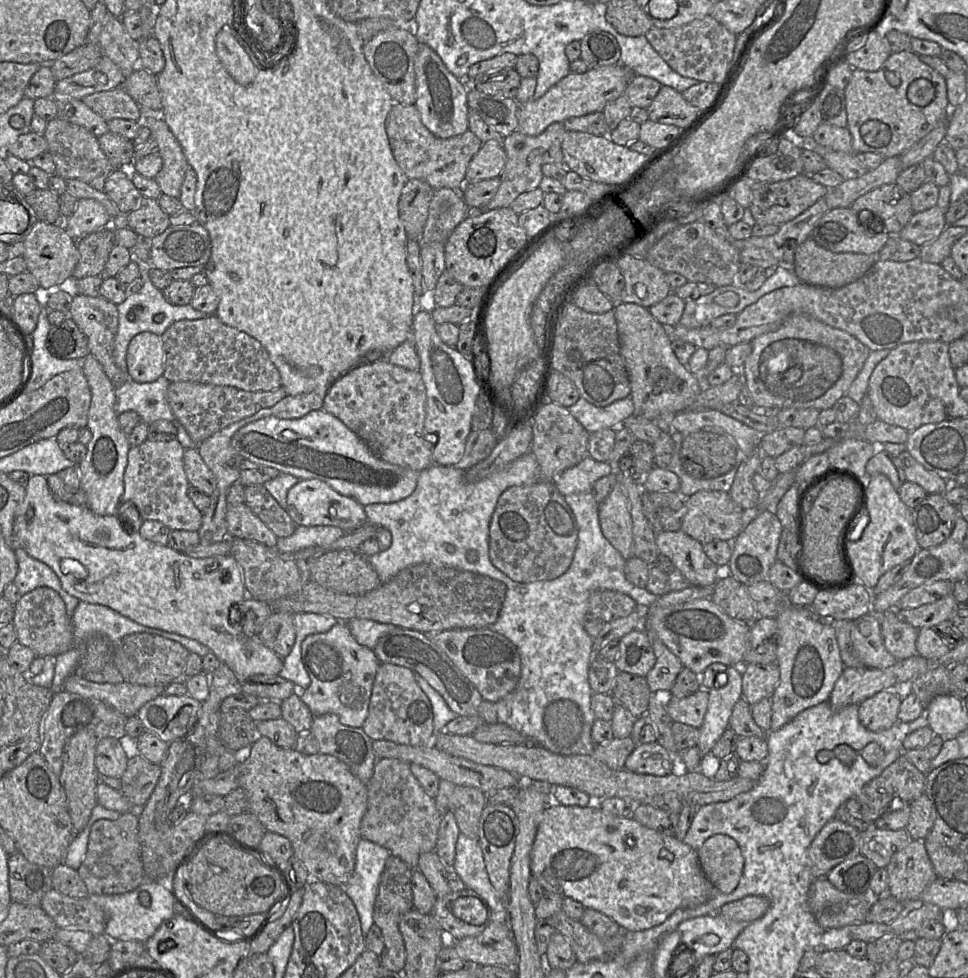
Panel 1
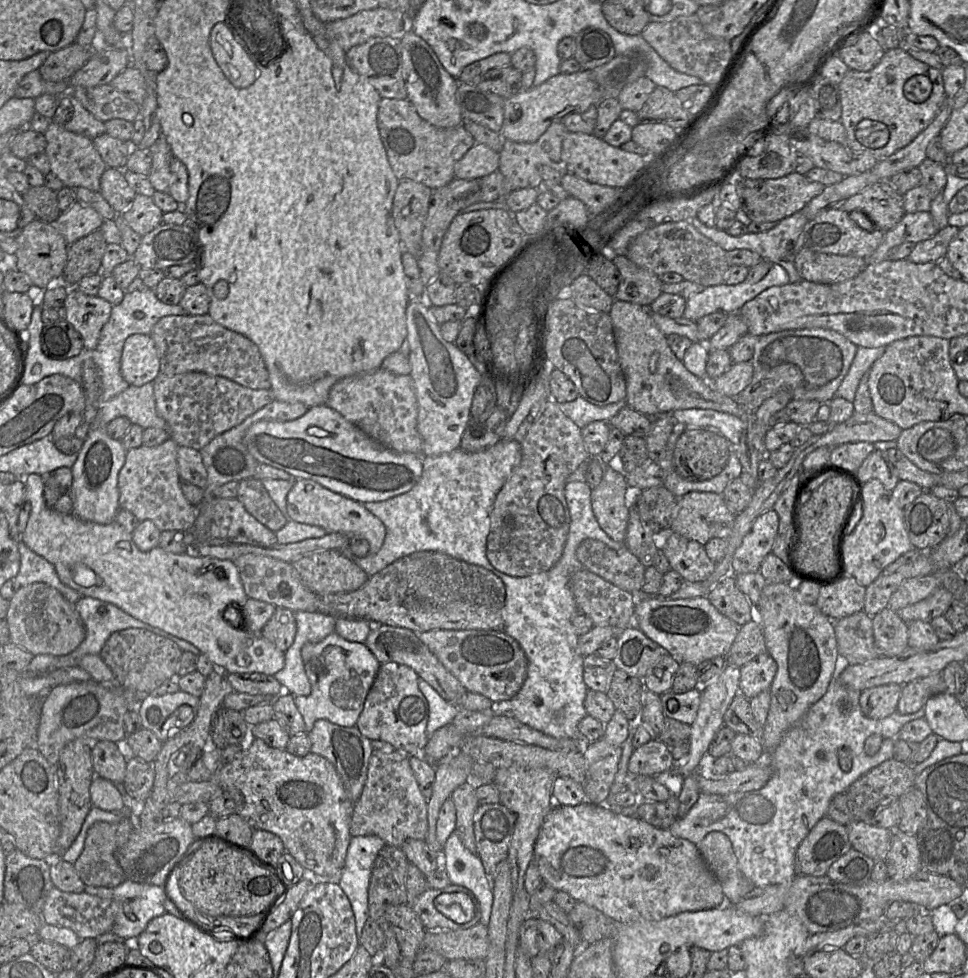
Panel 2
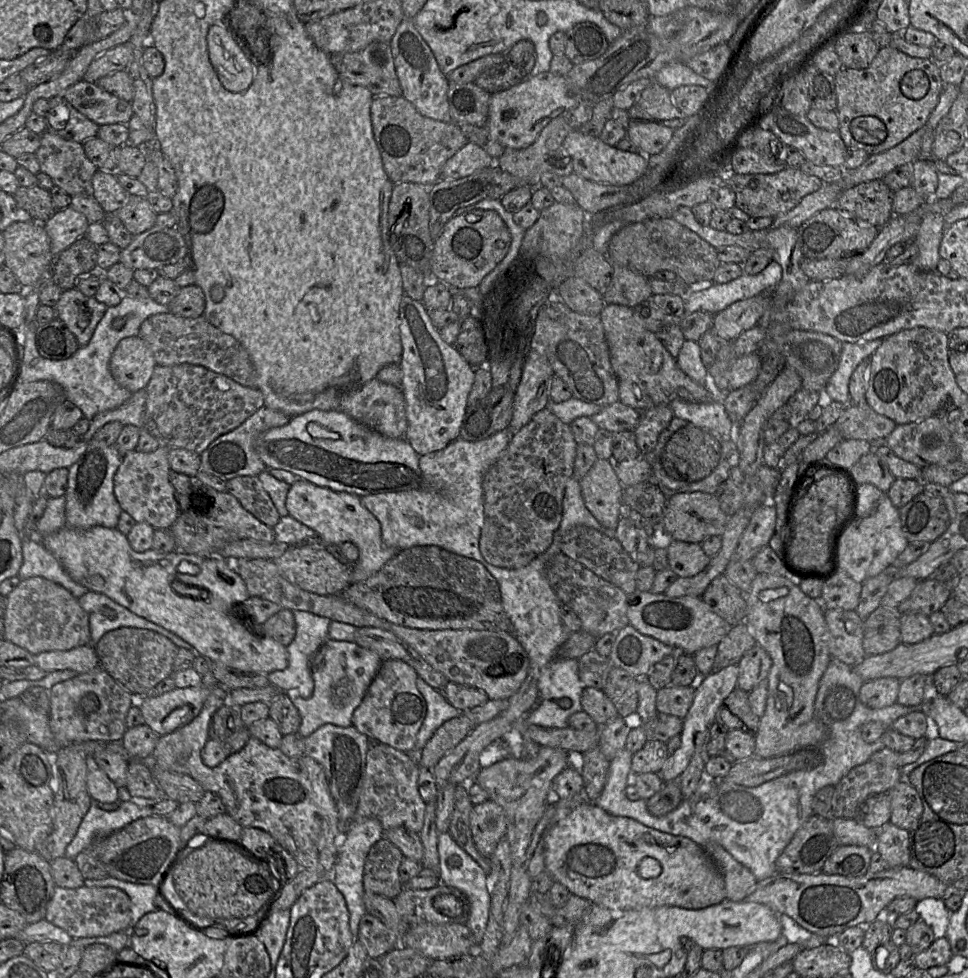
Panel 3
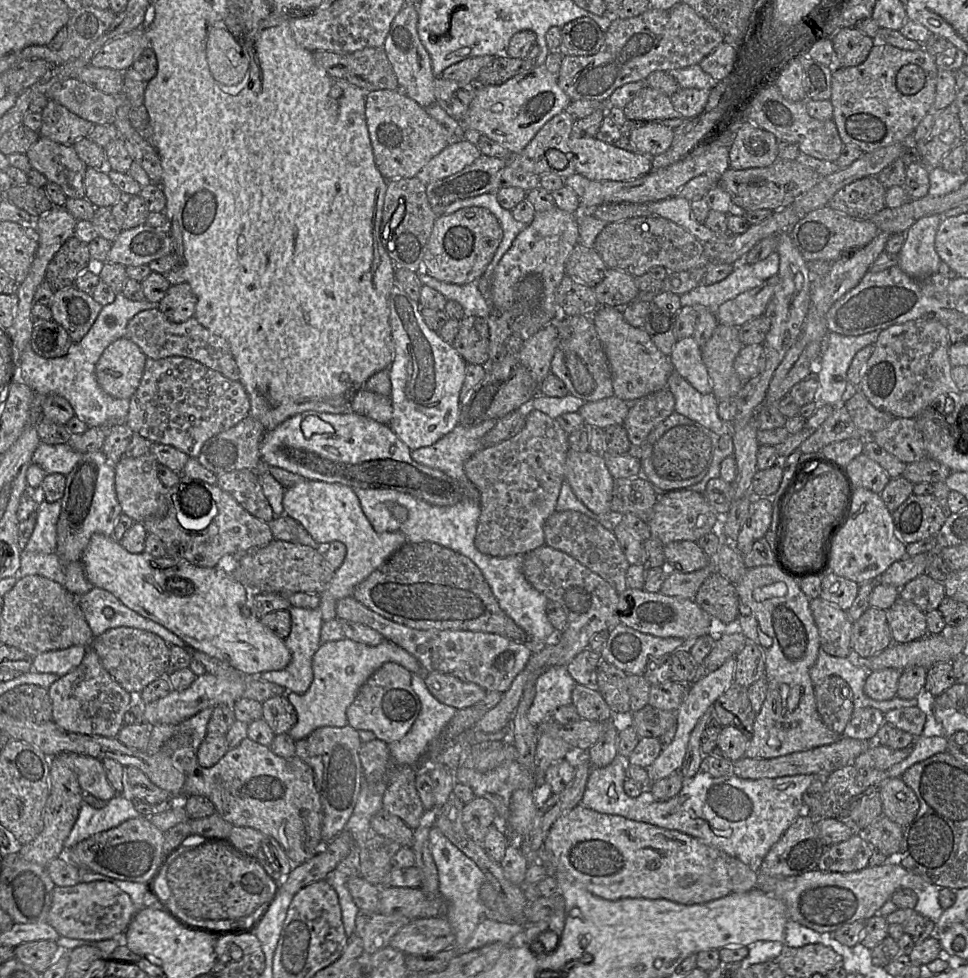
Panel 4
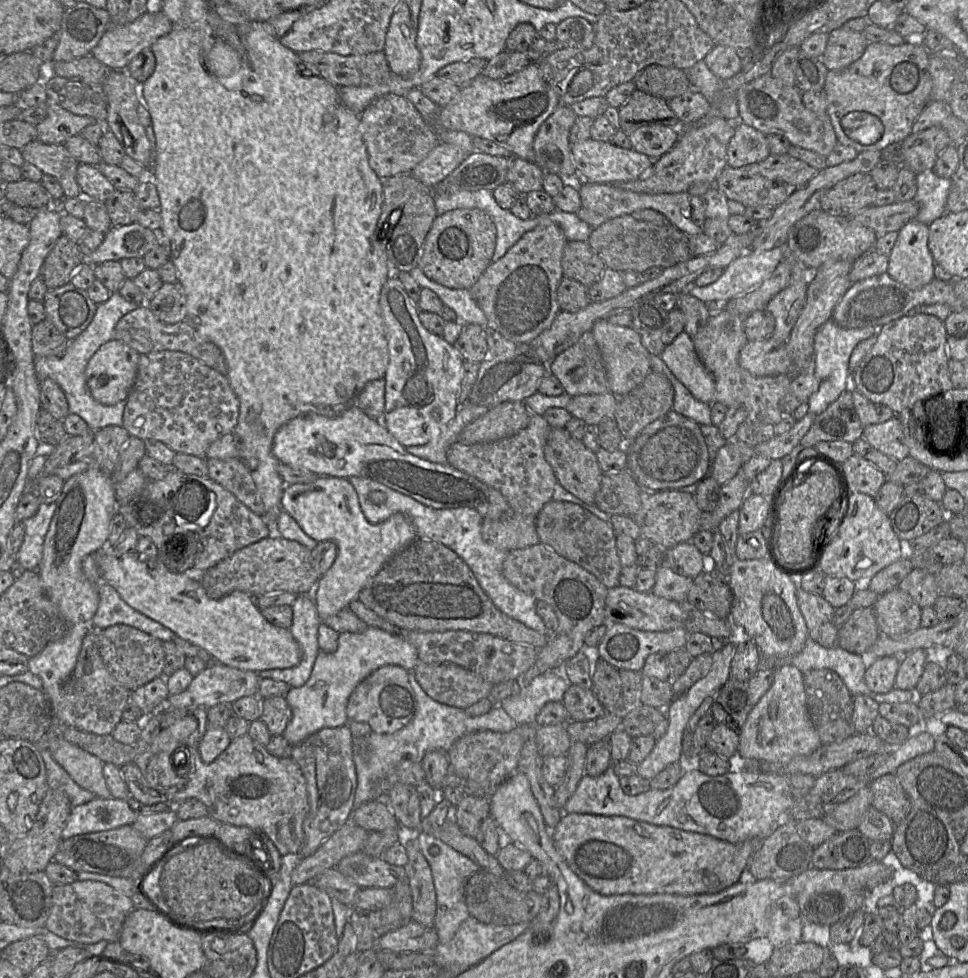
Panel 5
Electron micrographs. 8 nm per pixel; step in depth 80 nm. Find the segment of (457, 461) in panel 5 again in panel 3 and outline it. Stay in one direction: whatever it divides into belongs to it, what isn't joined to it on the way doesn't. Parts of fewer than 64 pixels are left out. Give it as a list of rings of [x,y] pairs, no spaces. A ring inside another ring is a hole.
[[[547,408],[536,413],[524,427],[513,434],[507,449],[486,472],[482,483],[484,523],[479,549],[488,563],[500,568],[519,569],[527,566],[551,546],[563,518],[566,483],[574,475],[577,444],[569,424],[562,422]]]

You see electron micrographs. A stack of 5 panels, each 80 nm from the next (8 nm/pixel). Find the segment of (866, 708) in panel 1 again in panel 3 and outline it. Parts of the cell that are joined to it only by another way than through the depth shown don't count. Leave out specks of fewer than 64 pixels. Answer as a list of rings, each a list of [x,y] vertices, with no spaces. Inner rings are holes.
[[[894,677],[878,678],[864,682],[860,700],[868,708],[881,709],[897,703],[901,680]]]

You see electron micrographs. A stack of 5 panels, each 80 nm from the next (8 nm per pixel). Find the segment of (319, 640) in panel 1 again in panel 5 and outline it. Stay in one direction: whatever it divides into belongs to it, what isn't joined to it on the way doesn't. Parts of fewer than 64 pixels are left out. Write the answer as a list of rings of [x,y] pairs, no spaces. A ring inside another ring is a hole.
[[[372,626],[361,633],[339,633],[337,649],[332,653],[319,651],[307,682],[301,687],[289,688],[285,694],[292,718],[282,736],[294,746],[323,728],[346,725],[348,699],[362,680],[385,665],[397,665],[412,671],[418,662],[415,647],[400,635]]]

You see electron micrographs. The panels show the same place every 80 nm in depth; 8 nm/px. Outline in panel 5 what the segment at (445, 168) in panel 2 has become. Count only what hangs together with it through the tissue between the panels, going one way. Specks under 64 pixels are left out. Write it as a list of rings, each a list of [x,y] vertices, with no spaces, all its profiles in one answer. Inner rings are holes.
[[[387,94],[372,102],[360,115],[360,130],[365,142],[369,164],[376,174],[388,178],[411,173],[440,142],[435,128],[405,97]]]

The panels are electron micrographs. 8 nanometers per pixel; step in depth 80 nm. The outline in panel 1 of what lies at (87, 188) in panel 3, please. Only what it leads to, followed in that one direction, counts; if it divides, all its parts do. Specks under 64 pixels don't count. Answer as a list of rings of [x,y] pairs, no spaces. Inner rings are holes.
[[[55,118],[48,122],[44,137],[56,167],[56,175],[64,180],[80,180],[104,192],[106,179],[116,168],[101,149],[97,136],[82,126]]]

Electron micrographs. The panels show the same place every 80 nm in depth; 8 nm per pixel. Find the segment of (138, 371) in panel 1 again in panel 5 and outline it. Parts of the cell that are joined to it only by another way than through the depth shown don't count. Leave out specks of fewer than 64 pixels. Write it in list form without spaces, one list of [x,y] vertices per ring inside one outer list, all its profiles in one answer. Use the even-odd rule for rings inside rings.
[[[109,340],[90,358],[85,377],[93,398],[105,405],[113,405],[126,400],[137,376],[140,353],[121,340]]]

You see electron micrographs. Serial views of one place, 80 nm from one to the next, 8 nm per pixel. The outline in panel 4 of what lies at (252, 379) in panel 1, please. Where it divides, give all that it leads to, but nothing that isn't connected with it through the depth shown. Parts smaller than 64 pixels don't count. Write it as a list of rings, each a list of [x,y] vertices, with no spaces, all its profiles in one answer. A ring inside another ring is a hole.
[[[152,308],[137,313],[129,320],[125,337],[137,344],[147,357],[162,359],[169,356],[184,356],[220,372],[231,380],[240,380],[240,372],[231,347],[226,339],[201,325],[195,317],[185,322],[170,321],[159,309]]]

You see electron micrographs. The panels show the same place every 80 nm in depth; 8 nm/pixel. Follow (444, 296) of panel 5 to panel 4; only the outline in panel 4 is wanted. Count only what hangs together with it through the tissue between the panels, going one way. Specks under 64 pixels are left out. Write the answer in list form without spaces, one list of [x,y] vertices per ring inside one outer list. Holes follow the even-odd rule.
[[[423,270],[416,272],[422,285],[440,292],[447,300],[458,302],[465,311],[465,316],[478,316],[487,320],[492,306],[482,295],[476,283],[457,285],[439,281]]]

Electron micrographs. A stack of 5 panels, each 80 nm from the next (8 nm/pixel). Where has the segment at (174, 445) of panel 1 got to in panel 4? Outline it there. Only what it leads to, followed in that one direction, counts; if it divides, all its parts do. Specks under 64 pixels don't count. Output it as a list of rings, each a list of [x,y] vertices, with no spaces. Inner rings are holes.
[[[154,454],[139,457],[123,456],[115,465],[115,491],[122,513],[134,522],[147,517],[163,517],[167,512],[167,491],[158,477],[158,460]]]

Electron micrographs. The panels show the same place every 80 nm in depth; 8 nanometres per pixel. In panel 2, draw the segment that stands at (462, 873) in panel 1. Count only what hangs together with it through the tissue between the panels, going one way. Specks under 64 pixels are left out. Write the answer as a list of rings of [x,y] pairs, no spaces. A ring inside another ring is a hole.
[[[453,833],[442,847],[442,858],[450,883],[470,890],[479,906],[479,923],[488,926],[493,905],[492,880],[478,854],[468,850]]]

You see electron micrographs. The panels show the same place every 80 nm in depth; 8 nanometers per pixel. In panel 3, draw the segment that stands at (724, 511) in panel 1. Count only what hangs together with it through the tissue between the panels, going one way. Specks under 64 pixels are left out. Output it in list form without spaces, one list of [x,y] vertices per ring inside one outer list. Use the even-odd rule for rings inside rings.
[[[681,492],[667,499],[663,529],[674,540],[700,543],[708,536],[721,536],[728,520],[728,515],[720,508],[714,494],[705,492]]]

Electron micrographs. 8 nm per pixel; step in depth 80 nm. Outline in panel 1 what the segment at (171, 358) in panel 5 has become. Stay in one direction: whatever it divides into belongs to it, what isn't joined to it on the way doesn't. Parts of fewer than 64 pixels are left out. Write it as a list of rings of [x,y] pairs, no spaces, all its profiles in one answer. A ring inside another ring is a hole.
[[[190,381],[170,382],[167,390],[167,400],[175,421],[184,427],[197,446],[217,431],[252,416],[261,409],[274,406],[286,396],[282,387],[272,391],[246,391],[232,386]]]

